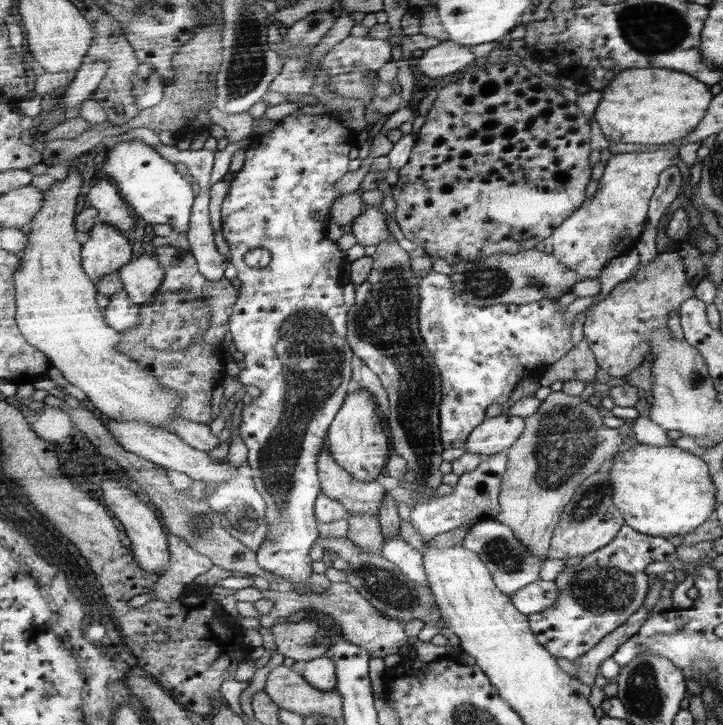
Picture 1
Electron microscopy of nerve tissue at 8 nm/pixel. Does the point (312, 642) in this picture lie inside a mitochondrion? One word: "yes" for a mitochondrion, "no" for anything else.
yes

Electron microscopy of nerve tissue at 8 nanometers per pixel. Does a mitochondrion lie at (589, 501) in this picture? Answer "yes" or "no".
yes

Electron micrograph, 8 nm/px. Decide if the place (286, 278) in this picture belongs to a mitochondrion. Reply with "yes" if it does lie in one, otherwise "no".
no

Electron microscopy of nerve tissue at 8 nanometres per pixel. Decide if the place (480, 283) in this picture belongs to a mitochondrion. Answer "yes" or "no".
yes

